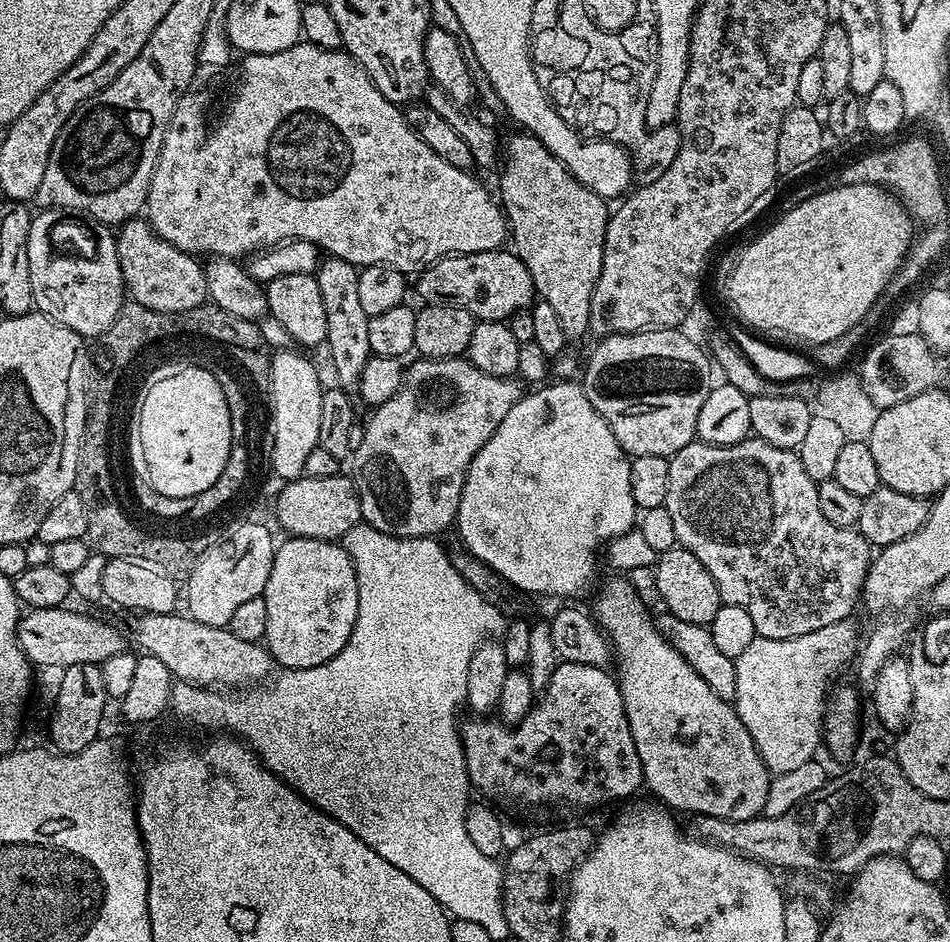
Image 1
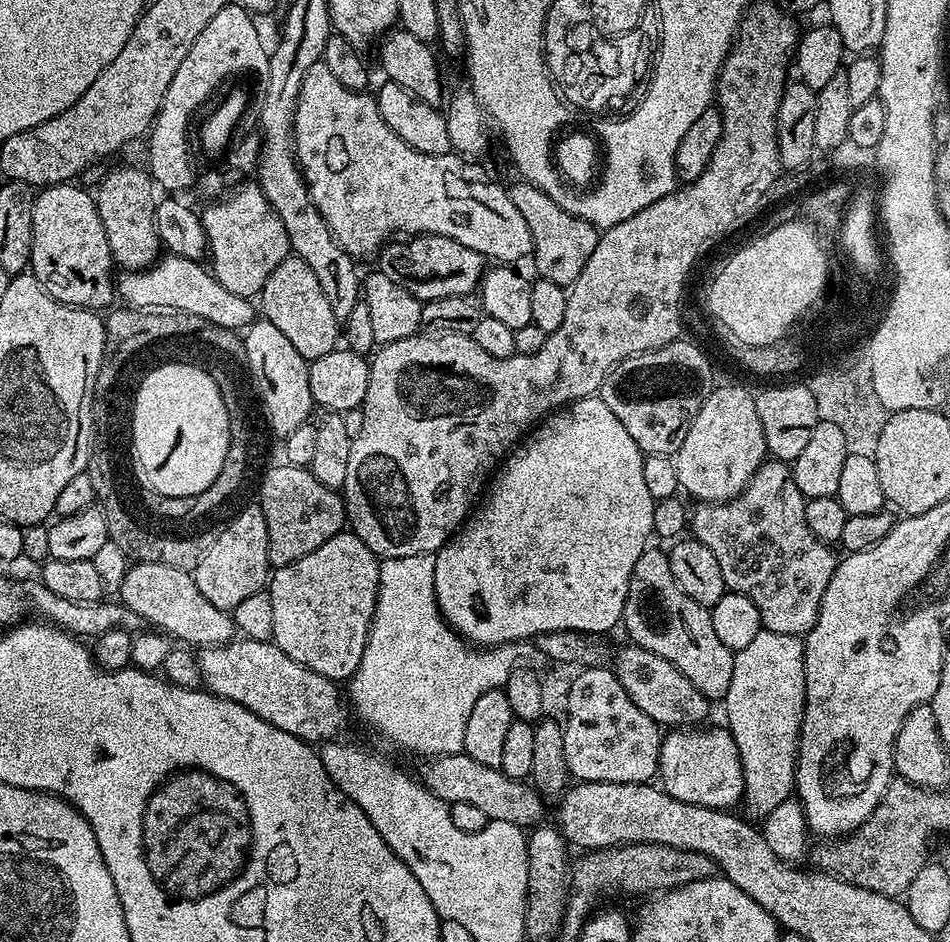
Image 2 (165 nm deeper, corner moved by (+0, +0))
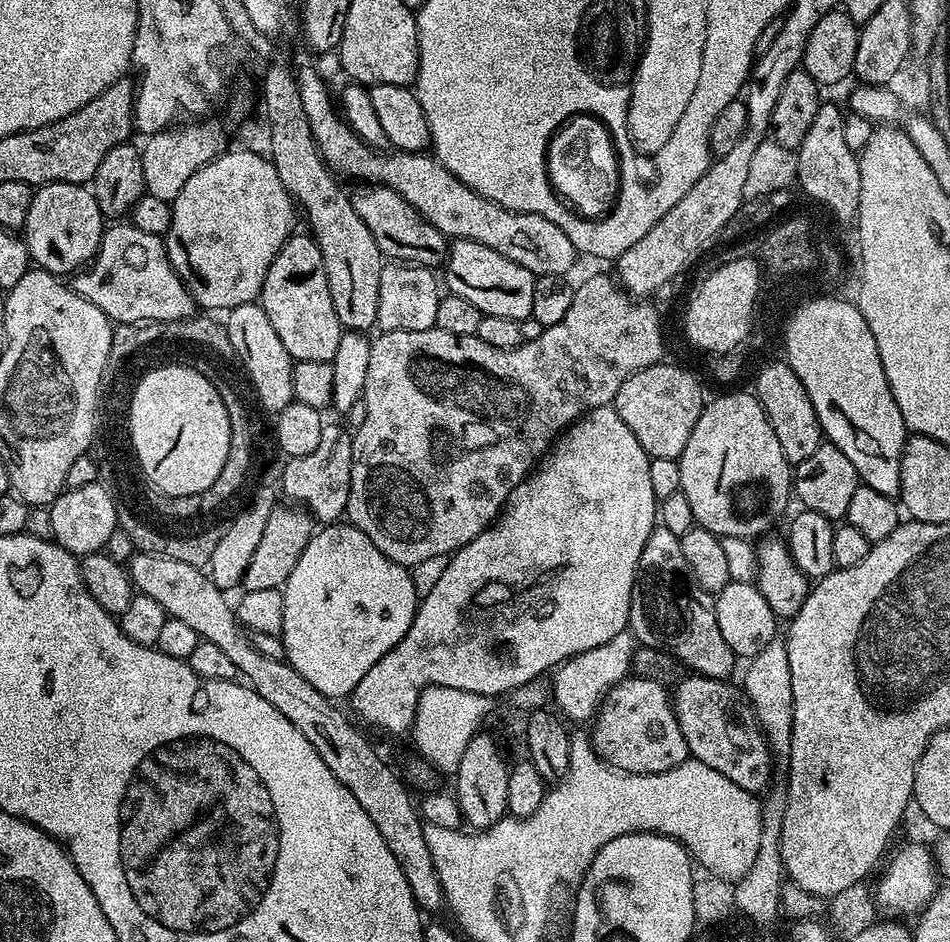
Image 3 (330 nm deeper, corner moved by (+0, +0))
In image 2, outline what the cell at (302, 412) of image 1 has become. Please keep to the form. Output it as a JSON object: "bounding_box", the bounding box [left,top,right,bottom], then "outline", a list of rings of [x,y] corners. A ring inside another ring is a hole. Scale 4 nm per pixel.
{"bounding_box":[242,318,314,438],"outline":[[[257,318],[243,329],[242,339],[247,360],[247,371],[252,371],[252,380],[256,383],[256,392],[264,403],[262,416],[273,437],[283,438],[294,434],[298,426],[309,423],[308,416],[314,411],[312,395],[310,394],[309,361],[305,360],[294,346],[269,320]]]}

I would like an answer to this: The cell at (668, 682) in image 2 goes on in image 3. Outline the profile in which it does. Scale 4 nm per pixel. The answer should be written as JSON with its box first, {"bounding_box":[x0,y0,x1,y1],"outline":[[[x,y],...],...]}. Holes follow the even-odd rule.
{"bounding_box":[674,674,770,794],"outline":[[[699,674],[685,675],[674,688],[676,721],[682,726],[682,738],[686,738],[691,759],[701,760],[710,770],[718,770],[728,783],[760,794],[768,776],[770,752],[747,696],[737,685],[735,688],[728,683],[732,682]]]}

